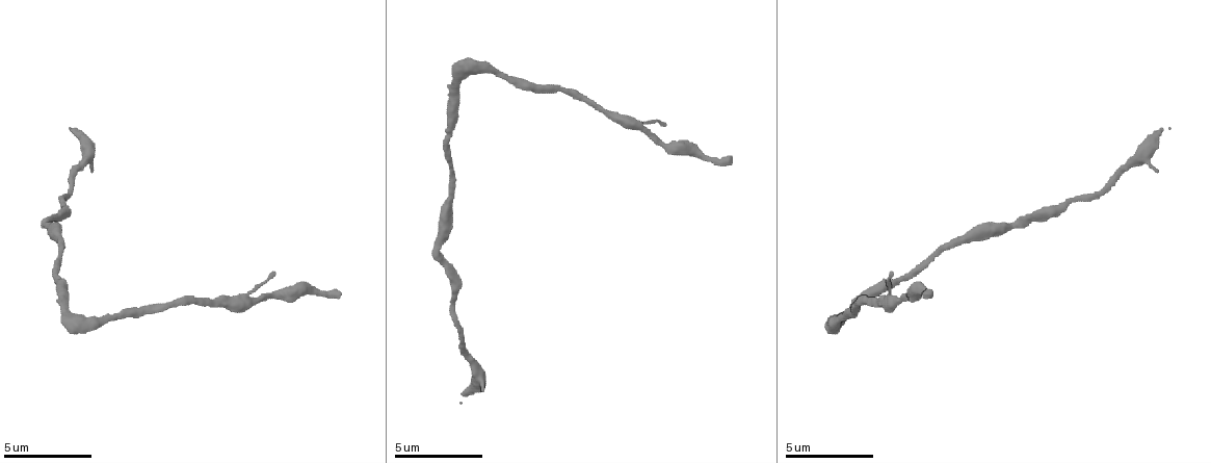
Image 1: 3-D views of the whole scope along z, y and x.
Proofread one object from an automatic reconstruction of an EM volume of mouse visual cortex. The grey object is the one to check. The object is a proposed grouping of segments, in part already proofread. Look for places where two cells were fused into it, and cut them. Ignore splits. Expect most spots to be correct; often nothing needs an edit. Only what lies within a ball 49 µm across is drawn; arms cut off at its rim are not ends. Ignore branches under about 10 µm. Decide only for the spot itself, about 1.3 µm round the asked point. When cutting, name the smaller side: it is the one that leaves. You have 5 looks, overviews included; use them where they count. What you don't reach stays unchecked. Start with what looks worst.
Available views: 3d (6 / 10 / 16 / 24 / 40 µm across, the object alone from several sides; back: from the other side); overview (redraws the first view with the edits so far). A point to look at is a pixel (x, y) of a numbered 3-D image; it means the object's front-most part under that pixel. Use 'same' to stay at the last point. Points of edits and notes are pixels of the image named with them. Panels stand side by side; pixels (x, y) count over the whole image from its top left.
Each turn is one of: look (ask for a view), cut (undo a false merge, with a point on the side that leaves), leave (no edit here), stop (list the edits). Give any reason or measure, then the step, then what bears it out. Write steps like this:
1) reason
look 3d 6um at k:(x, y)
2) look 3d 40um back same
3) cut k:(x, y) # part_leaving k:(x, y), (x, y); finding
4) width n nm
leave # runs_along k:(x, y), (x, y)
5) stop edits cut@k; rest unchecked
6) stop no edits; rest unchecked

look 3d 10um at 1:(58, 284)

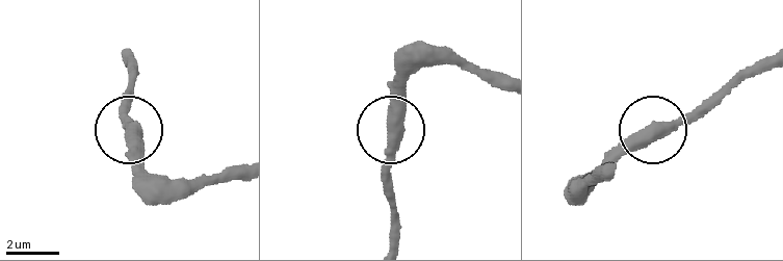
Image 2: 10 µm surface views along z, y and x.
leave # runs_along 2:(655, 136), (678, 130), (729, 87); all the same cell

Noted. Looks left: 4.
thick turns thin
look 3d 16um at 1:(611, 114)

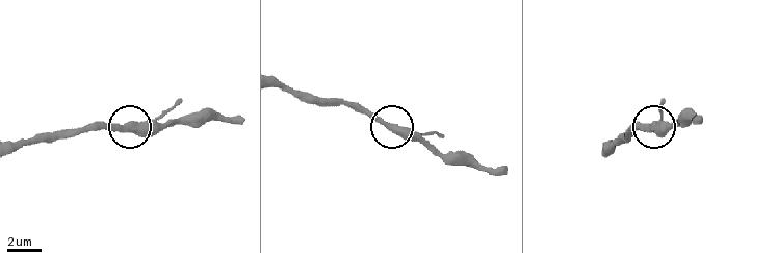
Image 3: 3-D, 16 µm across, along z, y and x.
closer look
look 3d 6um same

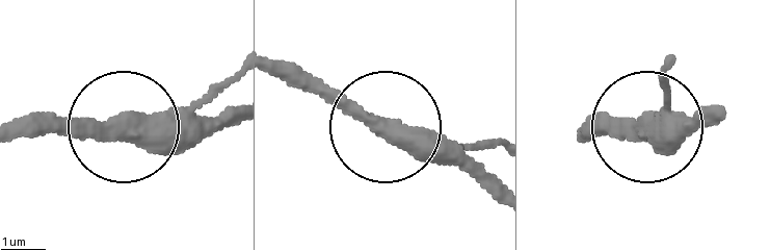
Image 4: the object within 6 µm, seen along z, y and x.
leave # runs_along 4:(18, 132), (230, 121); one cell here

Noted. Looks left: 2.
thick turns thin
look 3d 10um at 1:(453, 298)

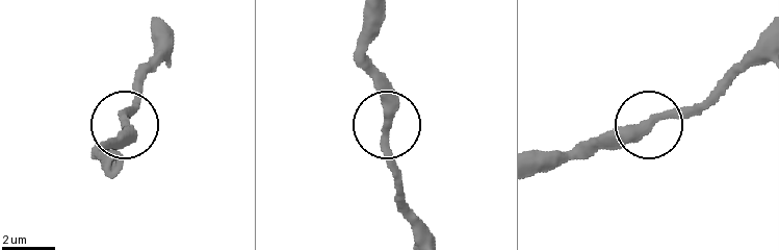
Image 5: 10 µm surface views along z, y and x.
leave # continuous, no second cell

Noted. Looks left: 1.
stop no edits; rest unchecked

